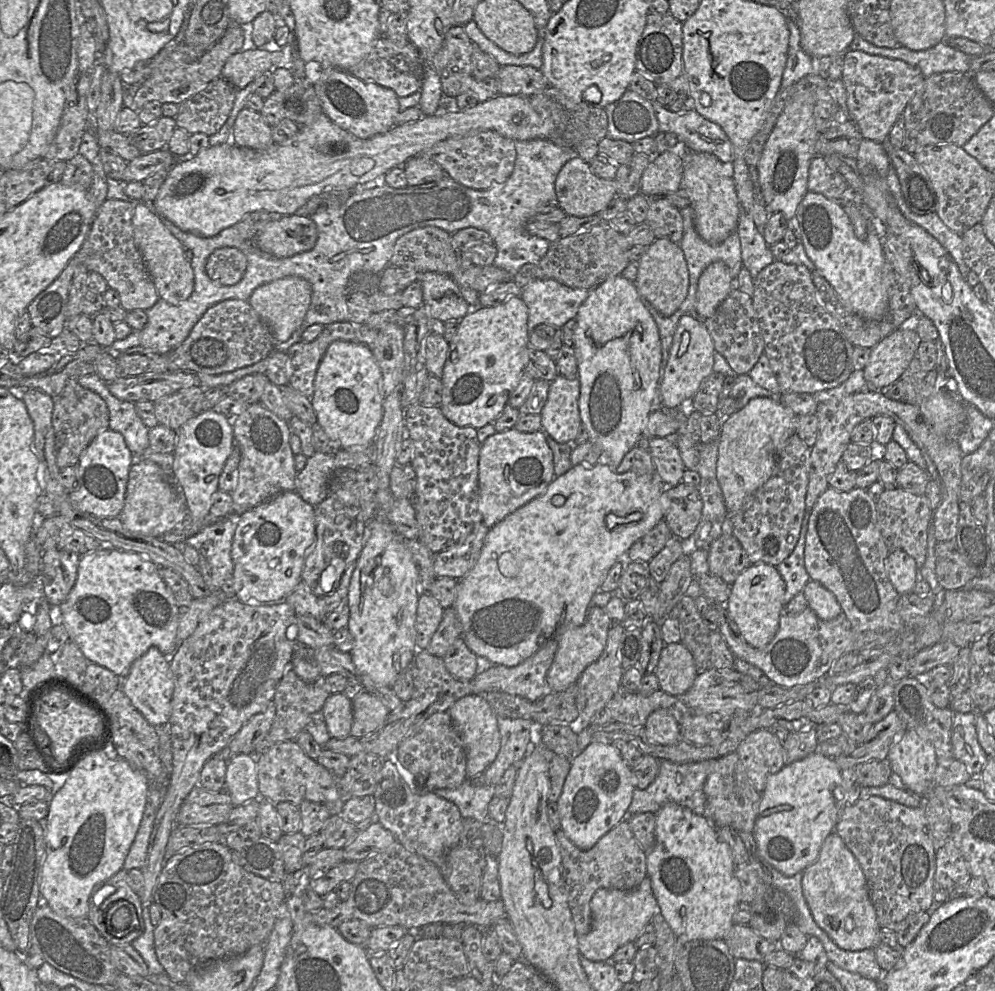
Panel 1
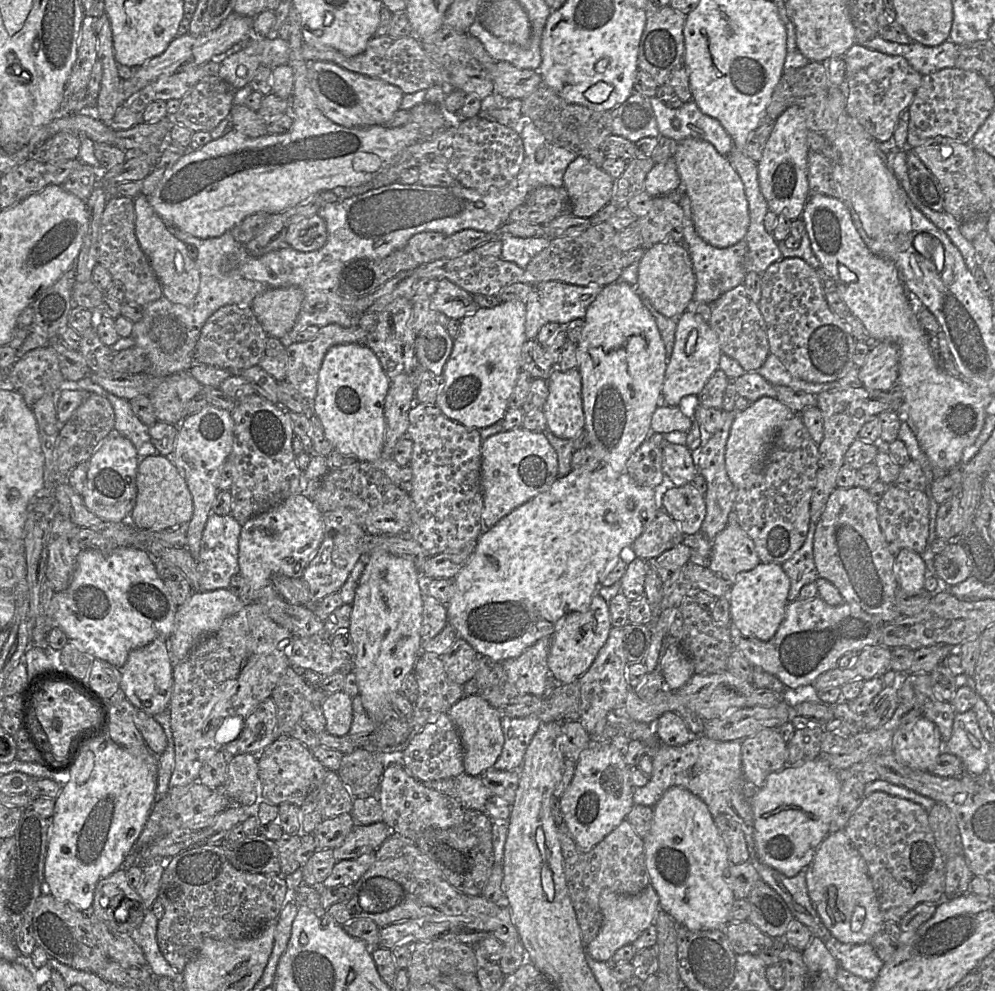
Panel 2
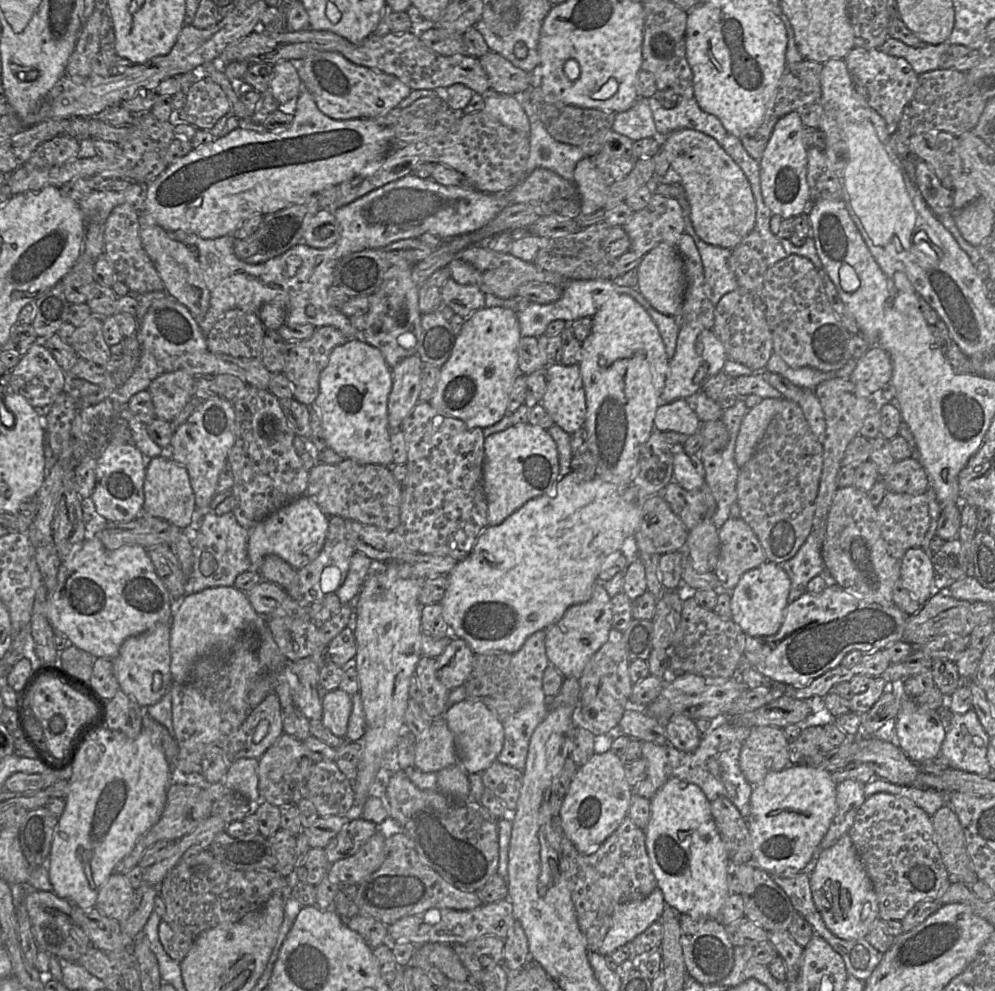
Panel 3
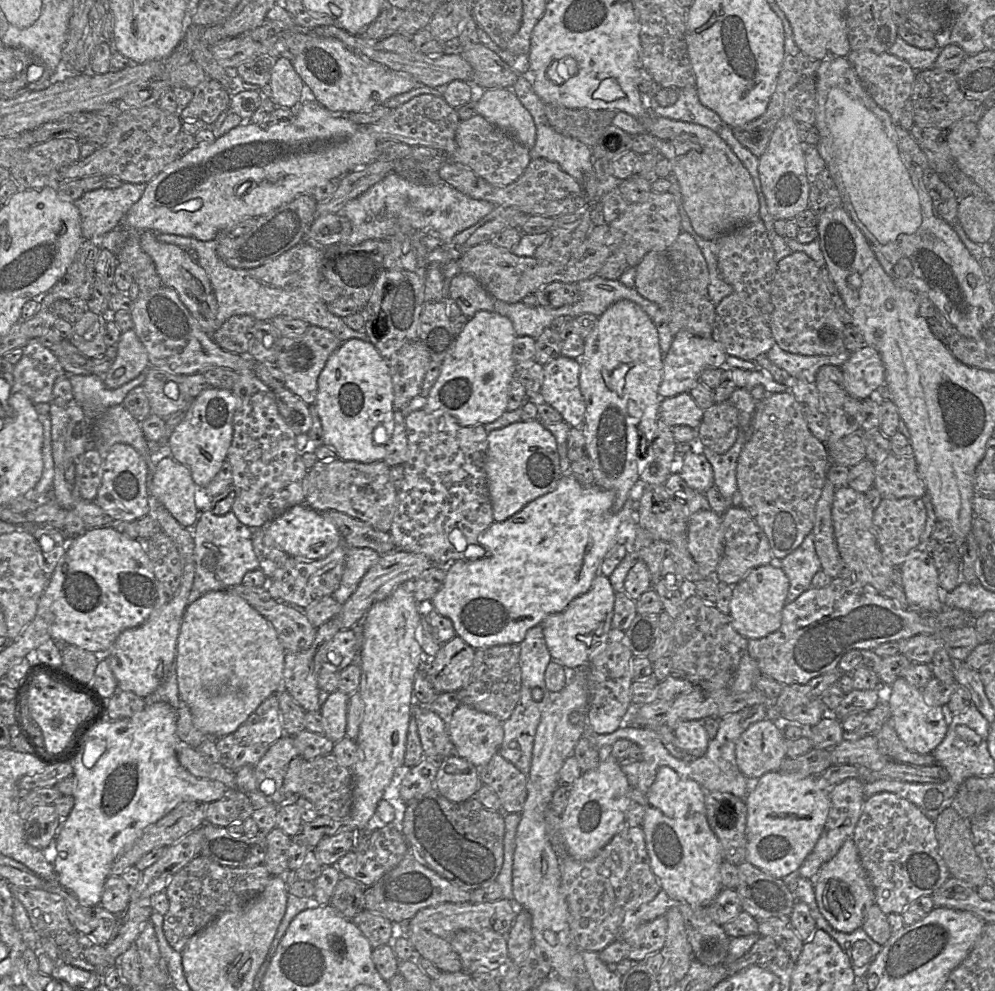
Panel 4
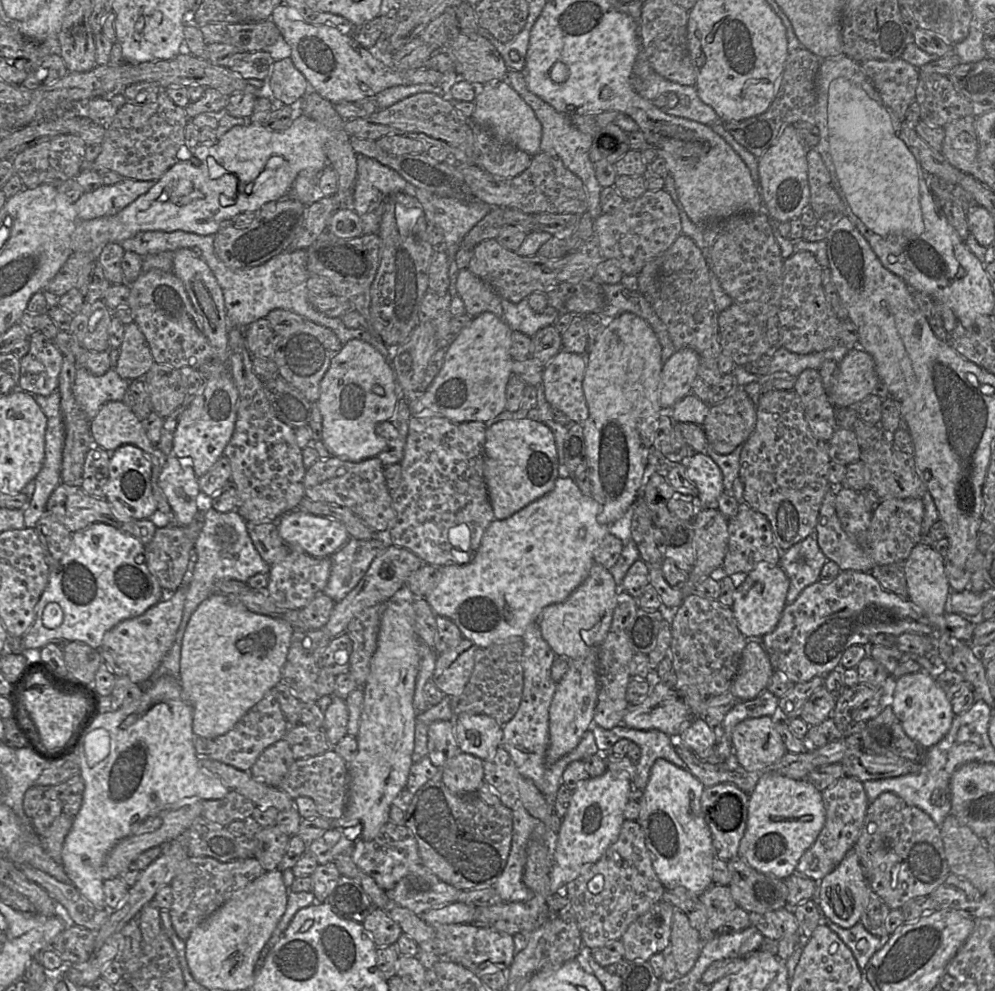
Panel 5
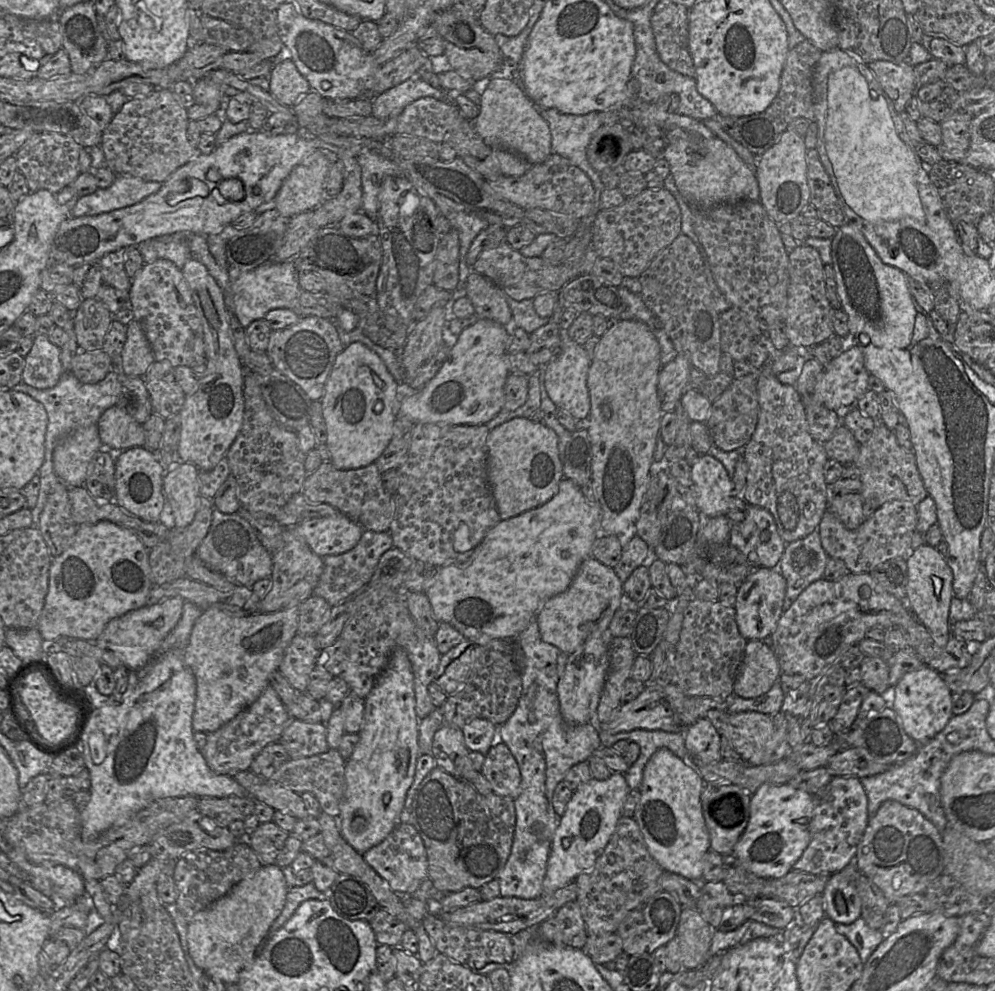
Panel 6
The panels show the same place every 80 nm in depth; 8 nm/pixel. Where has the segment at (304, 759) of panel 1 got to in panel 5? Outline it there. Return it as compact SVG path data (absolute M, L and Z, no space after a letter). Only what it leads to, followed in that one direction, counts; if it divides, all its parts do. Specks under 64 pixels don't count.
M282 738L260 754L250 769L250 774L267 785L279 787L294 761L288 742Z

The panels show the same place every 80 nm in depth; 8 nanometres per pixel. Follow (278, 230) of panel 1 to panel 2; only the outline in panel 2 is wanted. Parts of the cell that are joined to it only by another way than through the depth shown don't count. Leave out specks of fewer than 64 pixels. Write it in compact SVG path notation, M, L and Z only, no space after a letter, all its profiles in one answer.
M318 214L292 224L286 234L286 247L300 252L320 249L327 241L325 221Z

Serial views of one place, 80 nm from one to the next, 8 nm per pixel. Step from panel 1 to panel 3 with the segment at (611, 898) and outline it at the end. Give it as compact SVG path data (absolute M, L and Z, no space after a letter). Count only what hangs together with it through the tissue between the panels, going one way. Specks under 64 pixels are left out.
M658 887L642 900L618 905L598 953L609 956L618 947L631 942L652 923L659 921L665 906L663 893Z

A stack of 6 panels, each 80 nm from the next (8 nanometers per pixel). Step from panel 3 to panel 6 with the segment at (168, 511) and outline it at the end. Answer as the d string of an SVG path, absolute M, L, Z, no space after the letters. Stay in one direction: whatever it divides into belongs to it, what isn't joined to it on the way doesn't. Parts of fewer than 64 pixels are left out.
M191 463L165 466L163 489L175 520L175 527L185 528L192 523L201 497L198 469Z

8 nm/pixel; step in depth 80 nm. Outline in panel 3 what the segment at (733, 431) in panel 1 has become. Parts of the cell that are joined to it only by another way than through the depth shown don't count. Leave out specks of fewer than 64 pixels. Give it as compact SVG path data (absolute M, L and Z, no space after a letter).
M763 398L746 413L735 444L734 459L739 468L750 460L770 421L782 409L783 398Z

